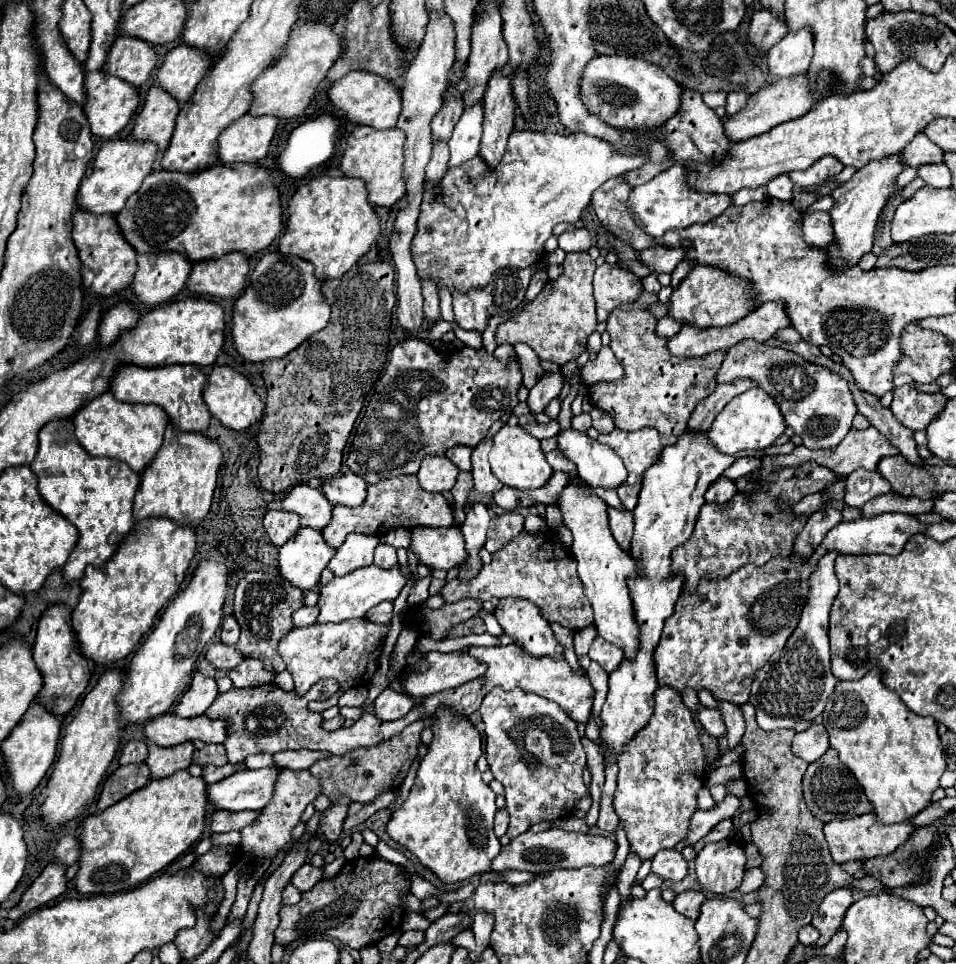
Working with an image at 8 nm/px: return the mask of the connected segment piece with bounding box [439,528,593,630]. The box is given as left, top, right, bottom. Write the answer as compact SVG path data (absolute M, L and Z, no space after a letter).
M547 528L543 532L523 530L519 536L509 540L501 550L493 554L491 564L483 566L479 576L475 576L475 580L461 582L455 578L445 584L439 596L447 604L465 598L483 600L483 602L491 600L493 596L525 598L543 612L545 620L559 622L569 630L581 630L593 624L593 612L591 612L591 604L587 604L587 598L583 596L583 586L575 570L577 570L577 560L573 558L571 548L561 542L561 538L553 528Z

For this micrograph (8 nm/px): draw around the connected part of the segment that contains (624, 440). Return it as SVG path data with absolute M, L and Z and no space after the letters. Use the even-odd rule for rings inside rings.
M615 428L609 434L599 434L597 440L603 442L603 444L607 444L607 446L611 446L621 456L621 460L623 460L627 472L629 472L627 480L617 488L617 494L619 494L619 498L621 498L621 502L623 502L623 506L627 510L633 510L635 504L637 504L637 496L641 492L641 482L643 482L645 470L651 468L651 464L655 464L661 458L661 452L663 452L665 446L677 442L675 436L661 436L655 428L641 428L641 430L635 430L635 432L625 432L625 430Z

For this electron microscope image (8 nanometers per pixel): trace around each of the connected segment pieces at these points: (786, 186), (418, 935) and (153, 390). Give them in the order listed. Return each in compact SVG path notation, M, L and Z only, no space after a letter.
M787 174L783 176L775 176L769 184L767 184L769 196L779 198L779 200L791 200L793 198L793 182L789 180Z
M409 930L409 932L403 932L401 938L399 938L399 946L405 946L405 948L415 948L417 944L423 942L423 936L425 932L419 932L419 930Z
M123 364L117 368L113 380L109 382L109 390L121 402L157 404L169 412L171 424L175 428L185 432L195 432L195 430L207 430L211 420L207 404L203 402L205 384L207 384L207 376L199 370L199 366L191 366L191 364L173 364L173 366L155 366L155 368Z

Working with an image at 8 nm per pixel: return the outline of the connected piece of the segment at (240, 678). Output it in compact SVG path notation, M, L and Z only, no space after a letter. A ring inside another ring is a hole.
M241 662L237 668L233 668L229 672L229 678L233 680L235 686L247 688L247 686L269 684L269 682L273 682L275 674L267 672L261 662Z

